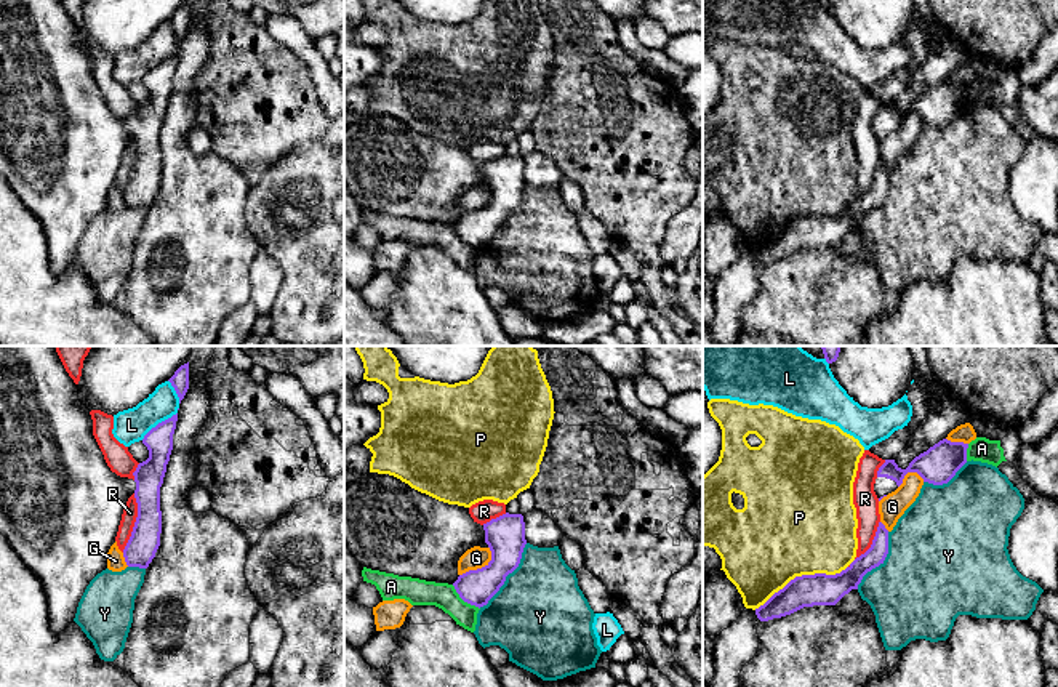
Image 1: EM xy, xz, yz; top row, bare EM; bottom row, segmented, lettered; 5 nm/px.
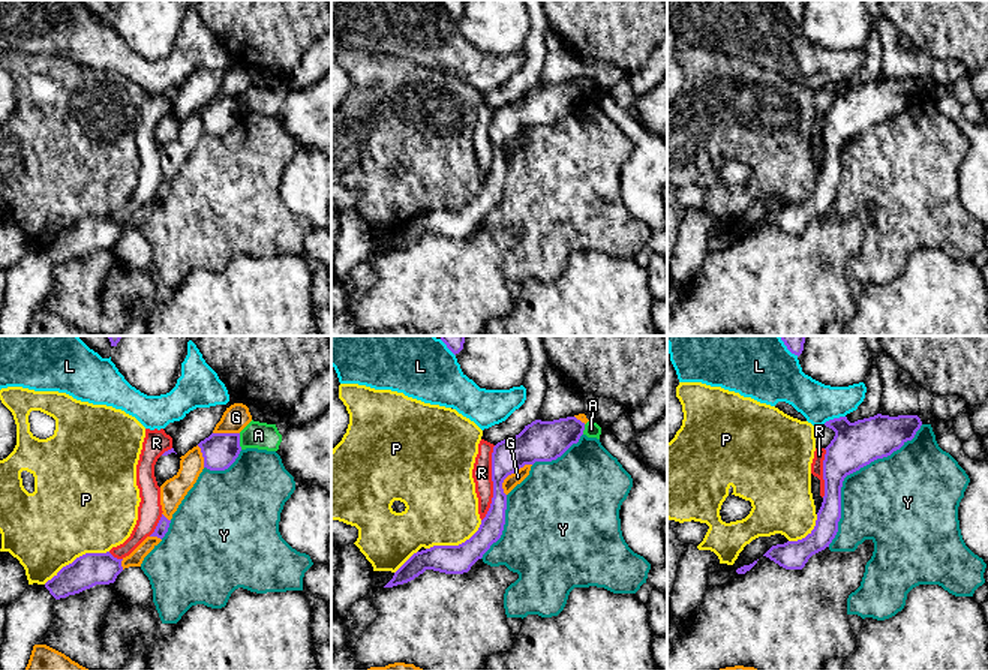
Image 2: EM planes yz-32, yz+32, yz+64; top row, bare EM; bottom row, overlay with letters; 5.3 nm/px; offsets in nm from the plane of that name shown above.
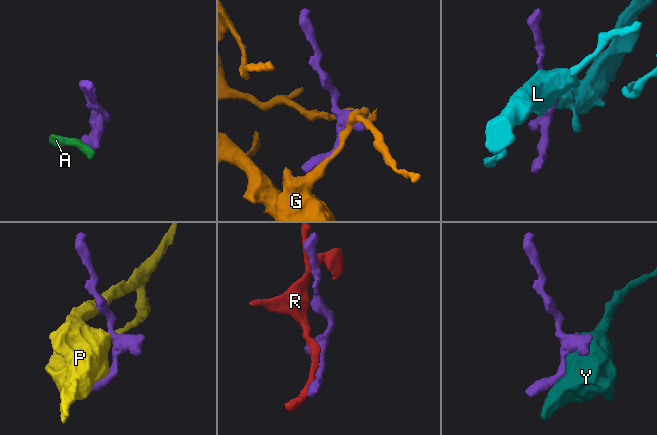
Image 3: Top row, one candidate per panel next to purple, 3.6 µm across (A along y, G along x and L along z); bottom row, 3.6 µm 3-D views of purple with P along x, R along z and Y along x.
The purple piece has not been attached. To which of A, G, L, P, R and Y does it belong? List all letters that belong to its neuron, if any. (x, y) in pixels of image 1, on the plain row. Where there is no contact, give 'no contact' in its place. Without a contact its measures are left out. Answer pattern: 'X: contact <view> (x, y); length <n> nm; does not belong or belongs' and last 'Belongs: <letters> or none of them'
A: contact xz (464, 242); length 190 nm; does not belong
G: contact xz (482, 208); length 220 nm; does not belong
L: contact xy (159, 64); length 240 nm; does not belong
P: contact yz (804, 216); length 550 nm; does not belong
R: contact xy (135, 164); length 300 nm; does not belong
Y: contact xz (506, 216); length 400 nm; does not belong
Belongs: none of them

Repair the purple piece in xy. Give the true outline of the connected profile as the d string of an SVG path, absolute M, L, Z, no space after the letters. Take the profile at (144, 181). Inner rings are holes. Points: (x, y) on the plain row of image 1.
M178 54L158 64L142 80L149 99L138 106L133 114L138 144L138 159L131 178L123 191L128 208L147 210L160 187L162 152L160 128L173 91L173 75Z

